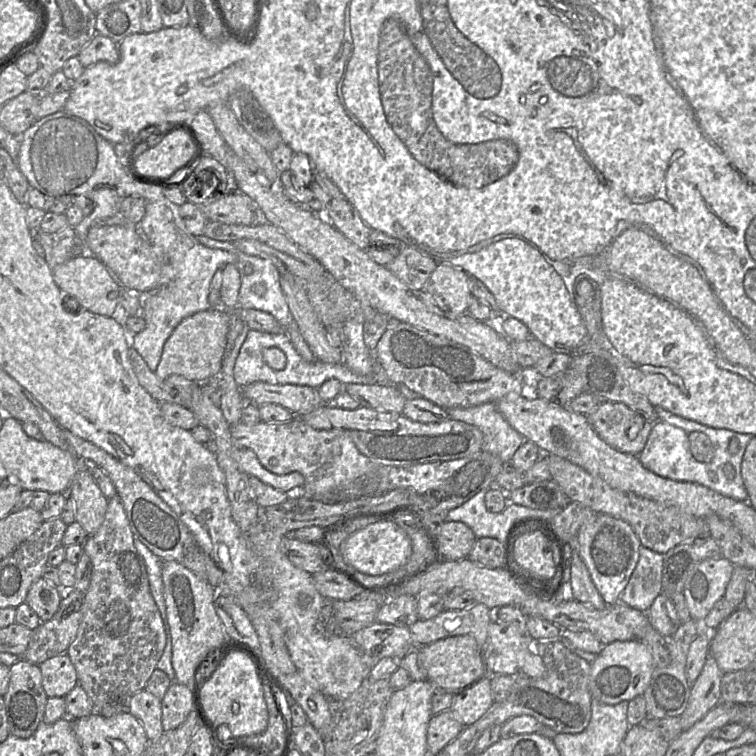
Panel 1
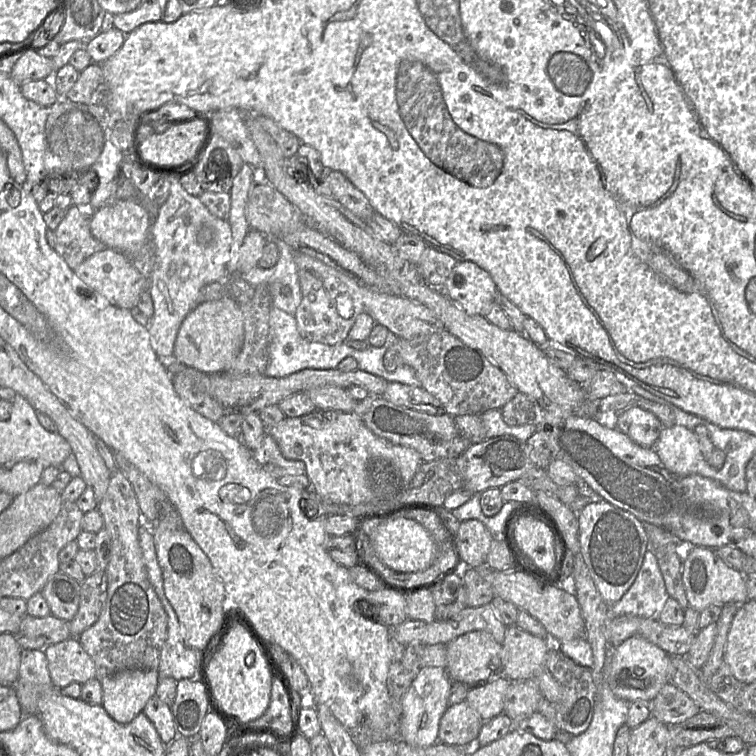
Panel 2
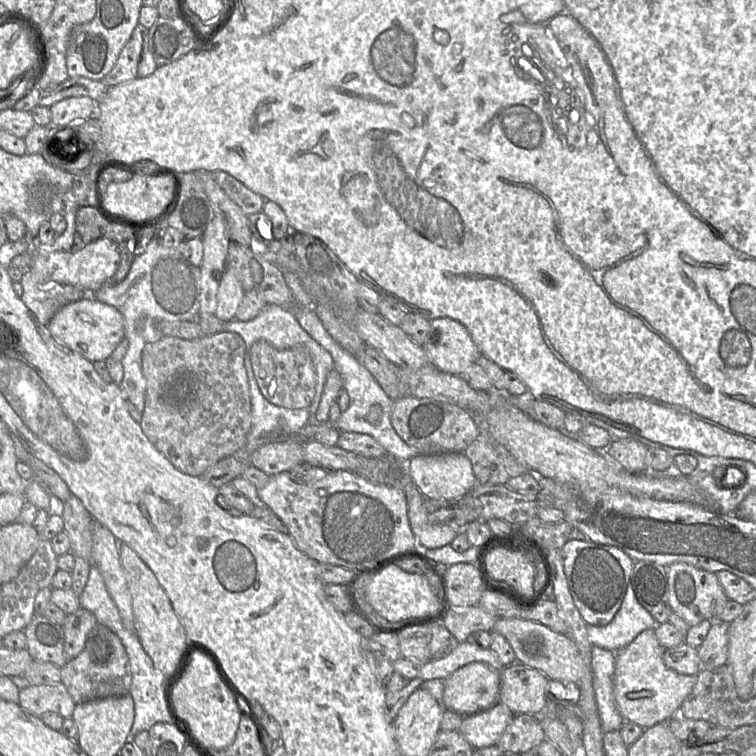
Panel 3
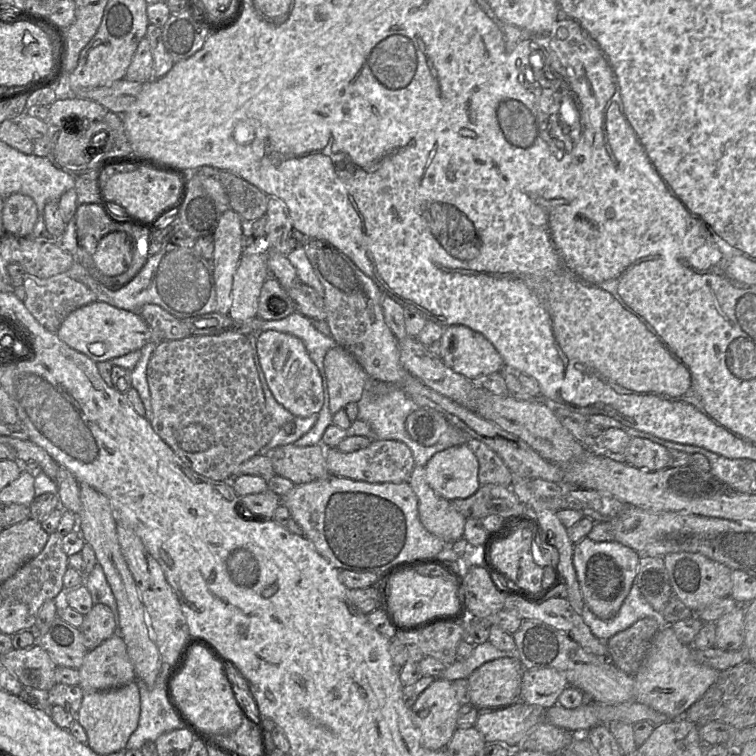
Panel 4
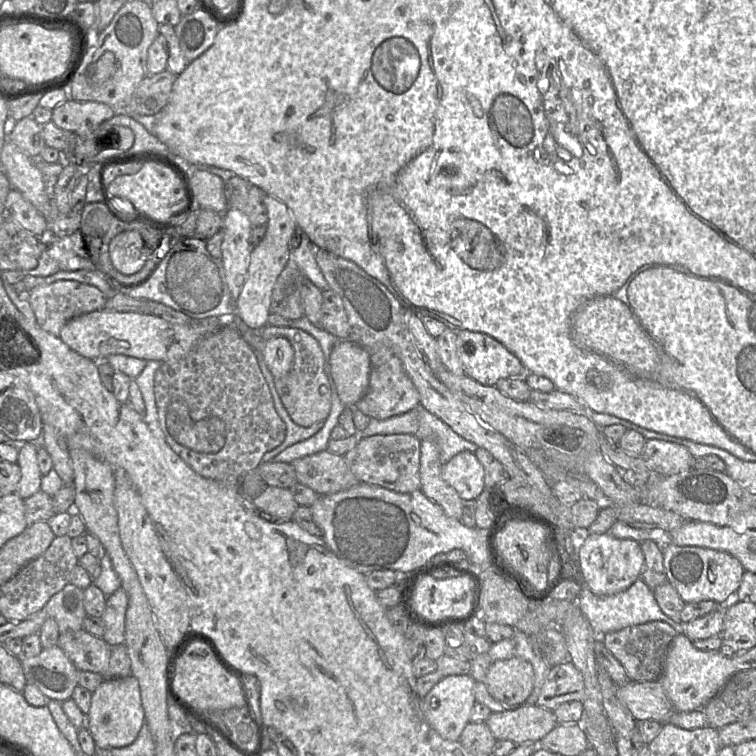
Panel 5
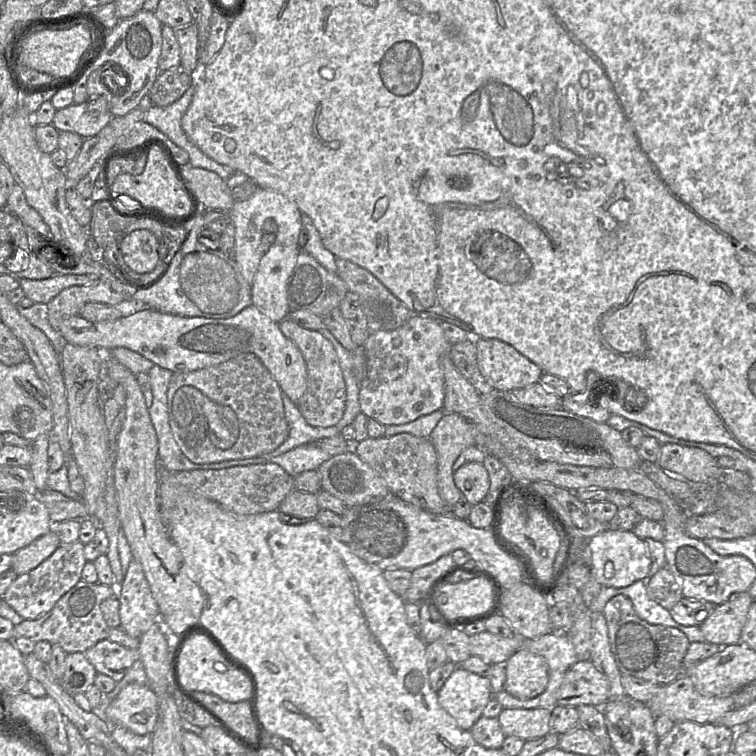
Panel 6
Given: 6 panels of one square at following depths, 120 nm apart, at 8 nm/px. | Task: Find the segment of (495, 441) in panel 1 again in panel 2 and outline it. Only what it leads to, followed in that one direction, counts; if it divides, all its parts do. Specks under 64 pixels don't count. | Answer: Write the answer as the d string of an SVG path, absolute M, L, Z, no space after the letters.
M501 409L455 417L455 421L461 432L470 440L470 446L503 435L511 435L521 442L526 442L536 429L532 424L508 425L503 419Z

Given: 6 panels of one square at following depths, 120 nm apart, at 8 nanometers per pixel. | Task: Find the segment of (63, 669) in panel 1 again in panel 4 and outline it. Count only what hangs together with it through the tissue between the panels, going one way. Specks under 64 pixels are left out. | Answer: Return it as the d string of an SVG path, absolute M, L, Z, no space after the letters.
M119 633L89 651L78 671L79 686L85 693L119 688L136 680L126 644Z

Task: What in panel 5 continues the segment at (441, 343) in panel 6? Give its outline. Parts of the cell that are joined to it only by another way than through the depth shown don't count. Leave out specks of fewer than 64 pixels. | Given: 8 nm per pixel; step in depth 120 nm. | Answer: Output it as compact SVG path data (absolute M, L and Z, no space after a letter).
M386 347L373 348L370 355L369 386L365 396L355 405L371 419L384 420L407 413L420 405L417 389L406 374L401 360Z

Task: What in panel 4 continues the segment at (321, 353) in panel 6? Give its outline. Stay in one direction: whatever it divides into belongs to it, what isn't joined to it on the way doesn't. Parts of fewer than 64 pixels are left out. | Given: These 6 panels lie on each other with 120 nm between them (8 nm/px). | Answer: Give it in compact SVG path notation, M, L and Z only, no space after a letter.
M266 330L260 332L256 347L261 369L275 400L294 416L317 415L324 403L323 380L302 340L291 334Z

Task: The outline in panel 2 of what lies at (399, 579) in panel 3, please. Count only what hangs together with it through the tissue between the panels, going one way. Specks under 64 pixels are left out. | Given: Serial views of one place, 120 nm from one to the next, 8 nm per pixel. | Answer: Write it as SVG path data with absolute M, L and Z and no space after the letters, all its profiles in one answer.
M362 587L359 589L364 590L367 596L360 601L360 605L364 605L364 607L356 605L355 608L367 620L395 627L407 619L405 614L406 598L401 594L384 588L373 591Z

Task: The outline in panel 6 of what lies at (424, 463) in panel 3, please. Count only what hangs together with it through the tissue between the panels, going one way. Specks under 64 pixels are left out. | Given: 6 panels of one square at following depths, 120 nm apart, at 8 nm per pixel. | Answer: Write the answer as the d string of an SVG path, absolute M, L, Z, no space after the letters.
M469 462L453 472L455 485L471 504L482 502L490 488L490 478L482 463Z

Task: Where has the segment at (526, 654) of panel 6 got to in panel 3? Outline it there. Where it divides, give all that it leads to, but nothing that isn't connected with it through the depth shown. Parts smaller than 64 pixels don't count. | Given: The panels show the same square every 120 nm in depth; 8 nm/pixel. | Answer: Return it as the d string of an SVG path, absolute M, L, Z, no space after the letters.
M473 662L458 668L443 682L444 708L469 716L490 708L500 685L500 669Z

